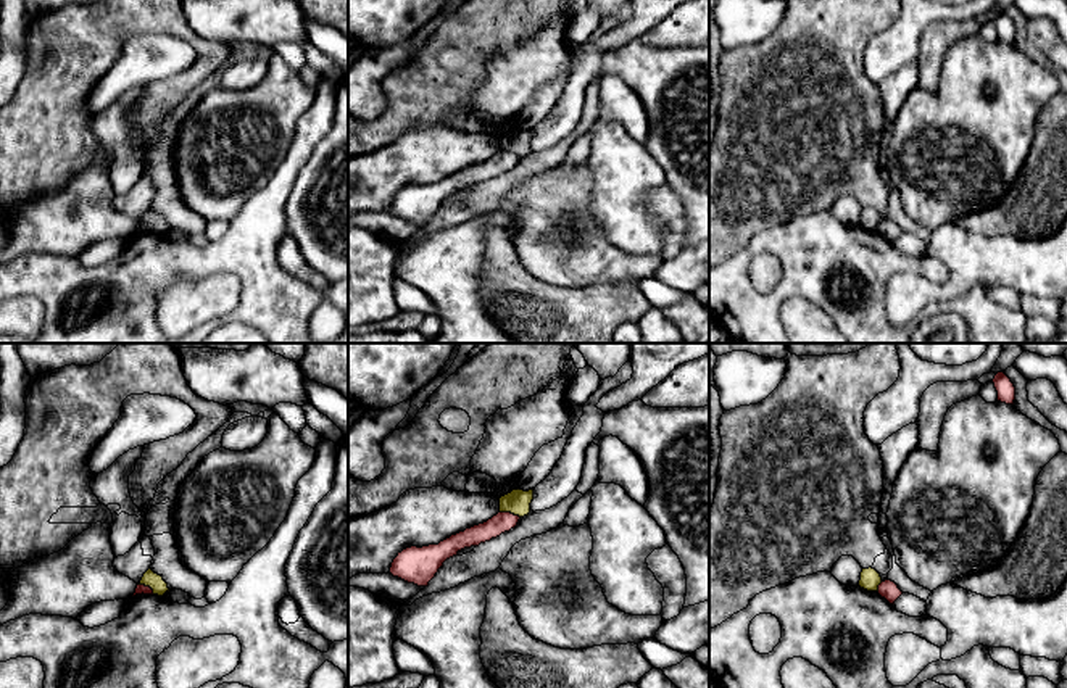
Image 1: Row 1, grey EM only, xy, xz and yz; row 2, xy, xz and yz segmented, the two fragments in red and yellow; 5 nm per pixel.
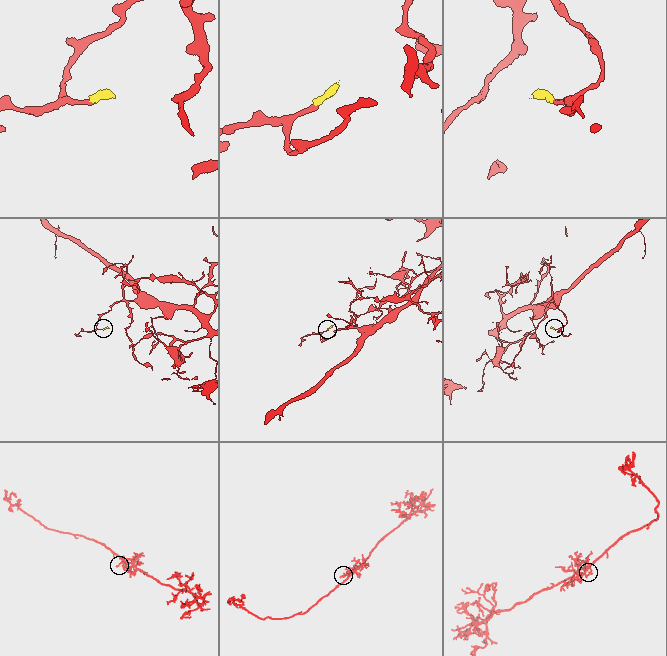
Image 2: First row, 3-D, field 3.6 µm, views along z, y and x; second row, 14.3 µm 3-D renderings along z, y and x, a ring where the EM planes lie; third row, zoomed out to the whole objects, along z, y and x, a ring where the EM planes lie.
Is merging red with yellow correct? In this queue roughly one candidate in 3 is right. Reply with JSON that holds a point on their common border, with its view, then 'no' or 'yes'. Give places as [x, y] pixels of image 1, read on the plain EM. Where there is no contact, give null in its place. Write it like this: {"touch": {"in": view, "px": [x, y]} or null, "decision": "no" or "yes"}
{"touch": {"in": "xz", "px": [510, 152]}, "decision": "no"}

